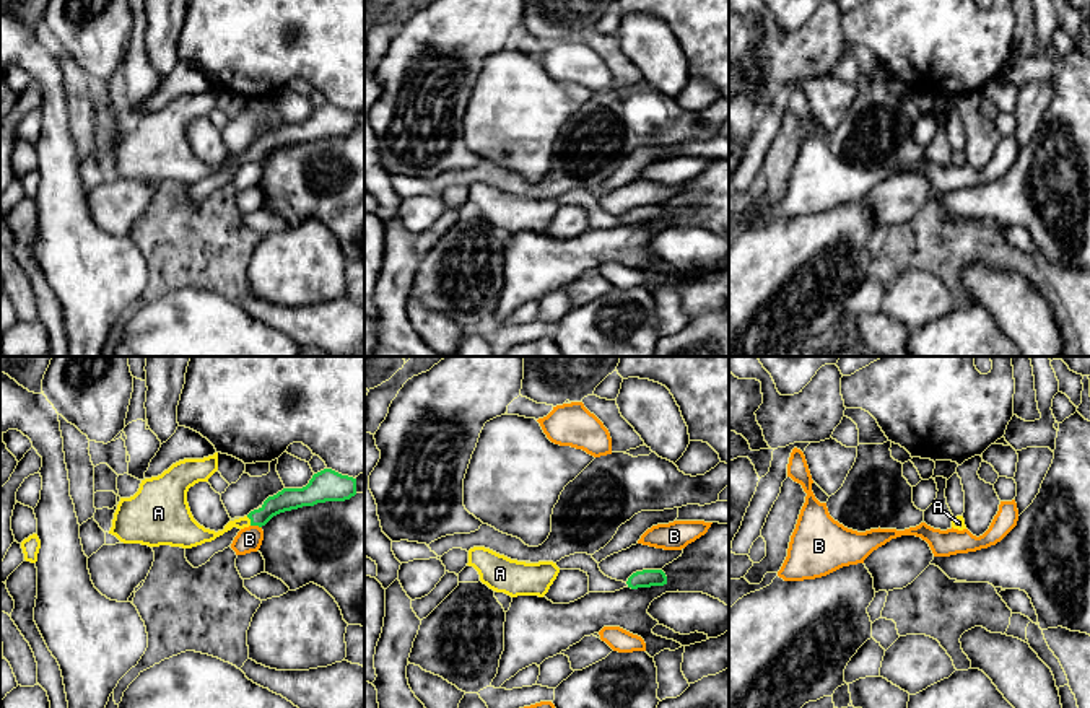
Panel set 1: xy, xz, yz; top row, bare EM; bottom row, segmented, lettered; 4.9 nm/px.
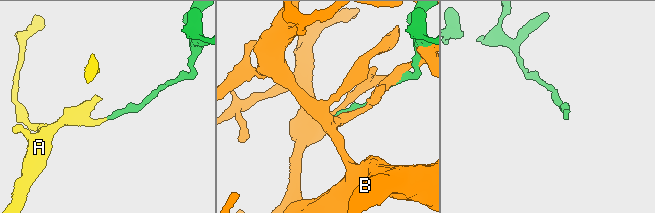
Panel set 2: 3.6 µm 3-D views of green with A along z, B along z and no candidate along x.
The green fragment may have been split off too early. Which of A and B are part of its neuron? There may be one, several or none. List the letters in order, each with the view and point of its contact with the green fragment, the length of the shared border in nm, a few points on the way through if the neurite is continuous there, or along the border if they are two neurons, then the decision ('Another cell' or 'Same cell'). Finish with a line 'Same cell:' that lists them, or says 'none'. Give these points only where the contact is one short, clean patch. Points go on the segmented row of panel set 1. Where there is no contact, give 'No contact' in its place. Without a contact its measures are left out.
A: Touches green at xy (251, 521). Shared border 50 nm. Path across: xy (288, 498), (251, 521), (202, 534). Same cell
B: Touches green at xy (256, 524). Shared border 60 nm. Another cell
Same cell: A

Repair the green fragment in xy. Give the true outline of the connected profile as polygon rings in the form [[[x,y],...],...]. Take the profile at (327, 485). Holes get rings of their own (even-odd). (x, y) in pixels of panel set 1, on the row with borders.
[[[218,452],[203,459],[184,459],[158,477],[145,479],[130,498],[120,498],[109,534],[124,544],[192,548],[211,542],[233,527],[265,526],[273,516],[325,501],[345,501],[356,495],[356,479],[324,469],[303,488],[283,488],[259,509],[229,521],[223,531],[200,526],[189,508],[187,492],[218,470]]]

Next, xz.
[[[643,570],[643,571],[633,573],[628,578],[626,584],[631,589],[664,586],[667,584],[667,576],[662,570]]]

